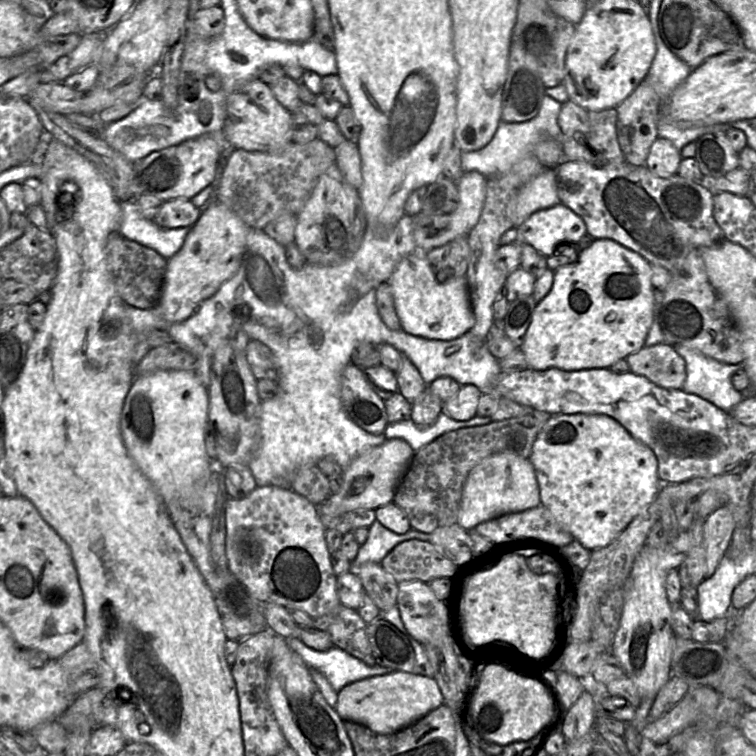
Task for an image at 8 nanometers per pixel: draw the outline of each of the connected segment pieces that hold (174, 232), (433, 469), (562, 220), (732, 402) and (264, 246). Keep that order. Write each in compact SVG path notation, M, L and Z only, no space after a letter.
M136 201L120 203L122 216L119 232L124 237L155 250L166 260L181 249L185 233L189 233L192 226L163 229L153 220L147 220L142 216Z
M534 410L531 414L483 426L447 432L417 451L398 484L393 503L408 516L411 528L431 534L439 527L457 524L462 490L469 472L485 458L510 453L529 458L533 444L551 414Z
M558 203L538 210L519 227L519 238L547 258L557 246L567 242L577 243L587 233L583 219L570 208Z
M682 344L672 346L686 365L683 391L709 401L725 412L742 401L742 393L733 387L731 376L736 370L744 369L743 362L726 364Z
M406 213L394 226L390 228L370 226L367 224L367 229L361 246L357 252L346 261L330 266L310 264L306 262L300 269L295 269L288 263L286 258L286 247L282 246L274 239L269 237L263 229L250 228L246 239L245 251L237 273L232 278L223 283L213 296L203 301L197 311L187 320L175 324L168 323L162 317L161 310L157 306L152 309L142 310L126 304L127 315L131 323L131 327L136 334L143 334L143 332L152 330L168 330L168 333L172 337L174 343L183 345L195 355L198 360L198 369L195 371L195 373L206 387L209 385L210 366L215 351L221 345L221 343L231 342L238 331L243 330L251 340L258 340L269 347L273 353L276 365L278 367L277 383L279 385L280 392L276 397L272 399L261 400L259 405L259 442L258 447L254 452L254 457L249 463L249 467L255 478L257 486L275 485L282 488L291 489L296 474L301 468L317 465L321 458L331 457L336 460L343 469L345 469L352 462L352 460L363 451L368 448L381 445L386 440L384 432L378 435L371 434L355 424L347 415L341 402L340 389L342 372L344 368L349 363L351 363L351 355L353 349L361 342L367 341L373 343L375 346L381 343L391 344L396 349L398 349L401 354L405 354L411 360L427 385L439 377L448 376L456 380L461 386L471 384L476 386L482 394L490 394L496 396L497 381L502 369L499 366L499 360L497 360L490 353L486 341L477 339L470 331L450 341L429 340L411 335L403 329L392 330L381 319L376 306L376 290L378 286L381 283L387 282L389 280L395 267L404 257L416 252L417 250L418 247L416 245L413 234L413 217L407 215Z

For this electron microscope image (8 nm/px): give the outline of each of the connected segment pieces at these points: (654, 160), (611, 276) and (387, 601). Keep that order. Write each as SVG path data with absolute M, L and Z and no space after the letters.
M662 137L652 144L645 166L656 176L670 177L678 174L682 157L674 144Z
M596 239L589 248L580 252L576 262L555 270L552 287L537 303L524 342L520 346L528 368L556 368L563 371L609 369L618 360L641 349L654 315L651 266L640 254L614 240Z
M367 562L357 570L363 588L381 611L397 605L398 583L379 563Z

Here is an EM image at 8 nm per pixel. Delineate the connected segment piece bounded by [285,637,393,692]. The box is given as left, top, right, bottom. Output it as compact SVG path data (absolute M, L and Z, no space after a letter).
M286 637L285 639L288 646L309 668L315 668L324 674L337 692L349 683L393 671L378 664L367 665L335 645L328 650L318 651L308 647L297 637Z

